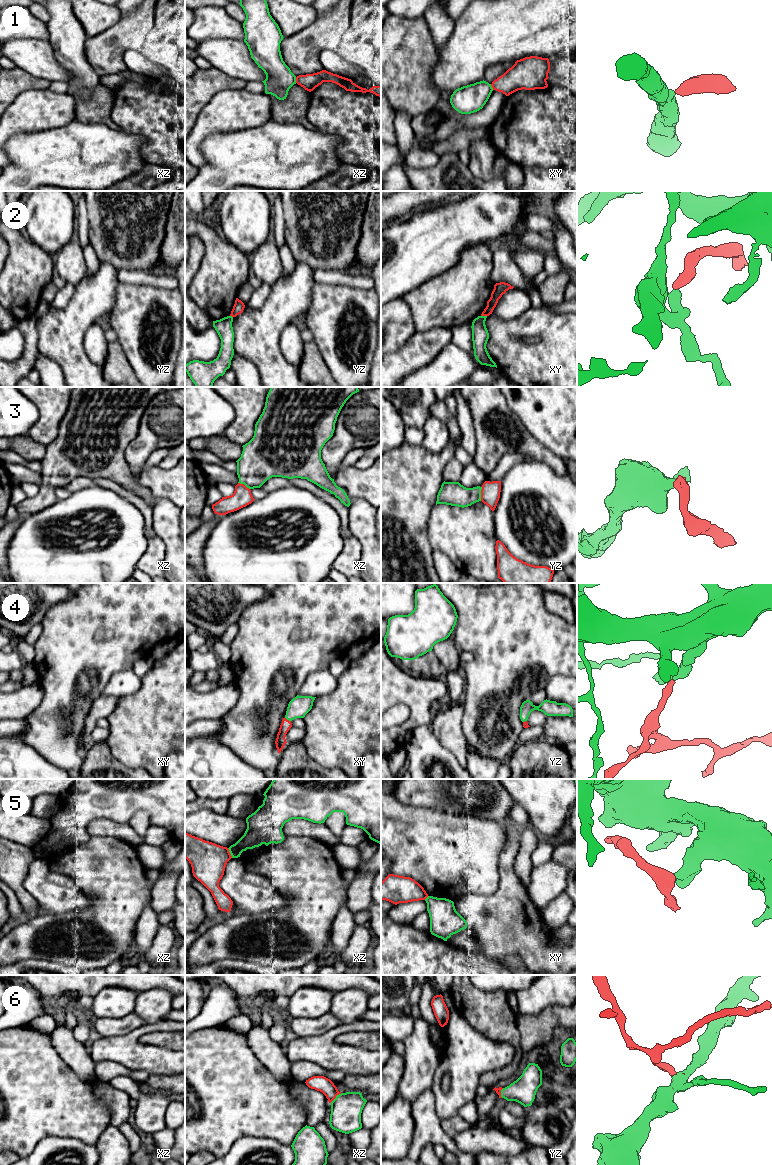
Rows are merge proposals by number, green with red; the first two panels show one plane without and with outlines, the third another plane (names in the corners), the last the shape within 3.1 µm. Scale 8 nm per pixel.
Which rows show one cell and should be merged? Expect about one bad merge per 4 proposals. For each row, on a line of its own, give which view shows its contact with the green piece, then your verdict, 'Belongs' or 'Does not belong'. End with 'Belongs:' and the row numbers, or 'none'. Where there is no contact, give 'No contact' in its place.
1: Touches green in xz. Does not belong
2: Touches green in xy. Does not belong
3: Touches green in yz. Belongs
4: Touches green in xy. Belongs
5: Touches green in xz. Does not belong
6: Touches green in xz. Belongs
Belongs: 3, 4, 6

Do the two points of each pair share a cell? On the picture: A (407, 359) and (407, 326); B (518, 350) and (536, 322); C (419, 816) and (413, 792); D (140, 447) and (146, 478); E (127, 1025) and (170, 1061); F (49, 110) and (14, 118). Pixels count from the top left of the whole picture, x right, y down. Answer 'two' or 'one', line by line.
A: two
B: one
C: two
D: two
E: two
F: one

